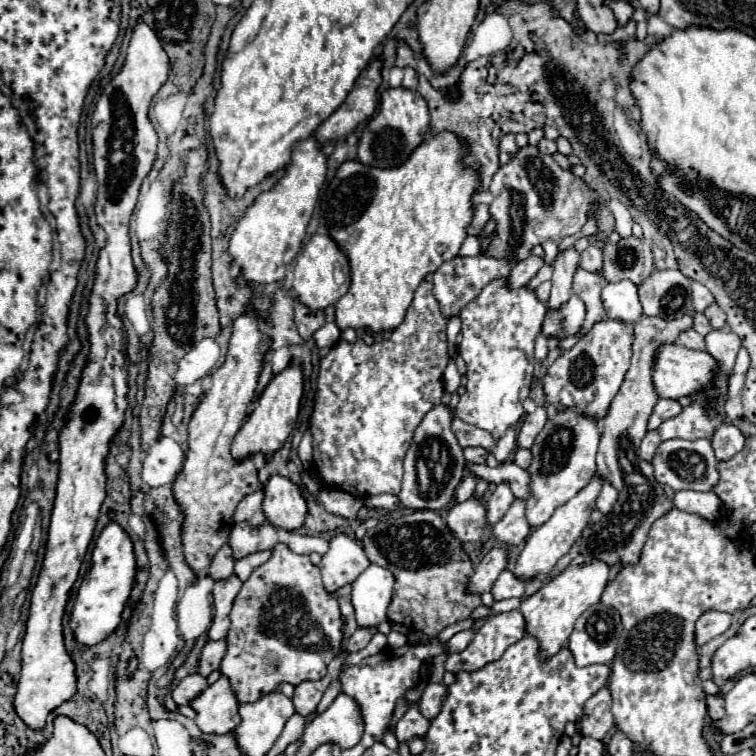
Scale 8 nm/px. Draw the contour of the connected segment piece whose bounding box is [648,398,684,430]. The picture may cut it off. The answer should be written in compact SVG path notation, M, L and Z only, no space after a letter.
M660 398L658 404L654 406L654 412L652 412L650 420L648 420L648 430L658 430L664 420L670 420L670 418L678 416L682 410L684 410L684 408L680 406L680 402Z

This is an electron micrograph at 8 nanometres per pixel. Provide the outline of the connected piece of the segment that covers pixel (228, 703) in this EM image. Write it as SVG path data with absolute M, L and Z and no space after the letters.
M220 676L220 680L210 684L198 698L194 698L194 702L190 702L190 706L196 710L198 714L196 724L204 734L226 734L226 732L232 732L242 722L238 714L238 708L240 708L238 696L230 684L230 678L226 676Z

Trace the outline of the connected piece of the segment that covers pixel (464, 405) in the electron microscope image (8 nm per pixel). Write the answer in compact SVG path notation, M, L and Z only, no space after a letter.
M506 278L492 280L488 286L482 288L482 292L462 308L460 320L462 320L462 334L464 340L460 342L460 356L466 362L466 394L460 396L456 416L476 428L488 430L494 434L494 438L504 436L504 432L520 420L524 414L524 400L530 394L532 378L534 378L534 342L536 336L542 332L542 322L546 318L546 304L536 296L534 290L528 286L510 288Z

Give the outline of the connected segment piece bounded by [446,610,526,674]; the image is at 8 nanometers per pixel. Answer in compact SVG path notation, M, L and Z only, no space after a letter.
M520 610L490 614L466 650L448 656L448 672L476 672L498 660L504 650L526 636L526 622Z

